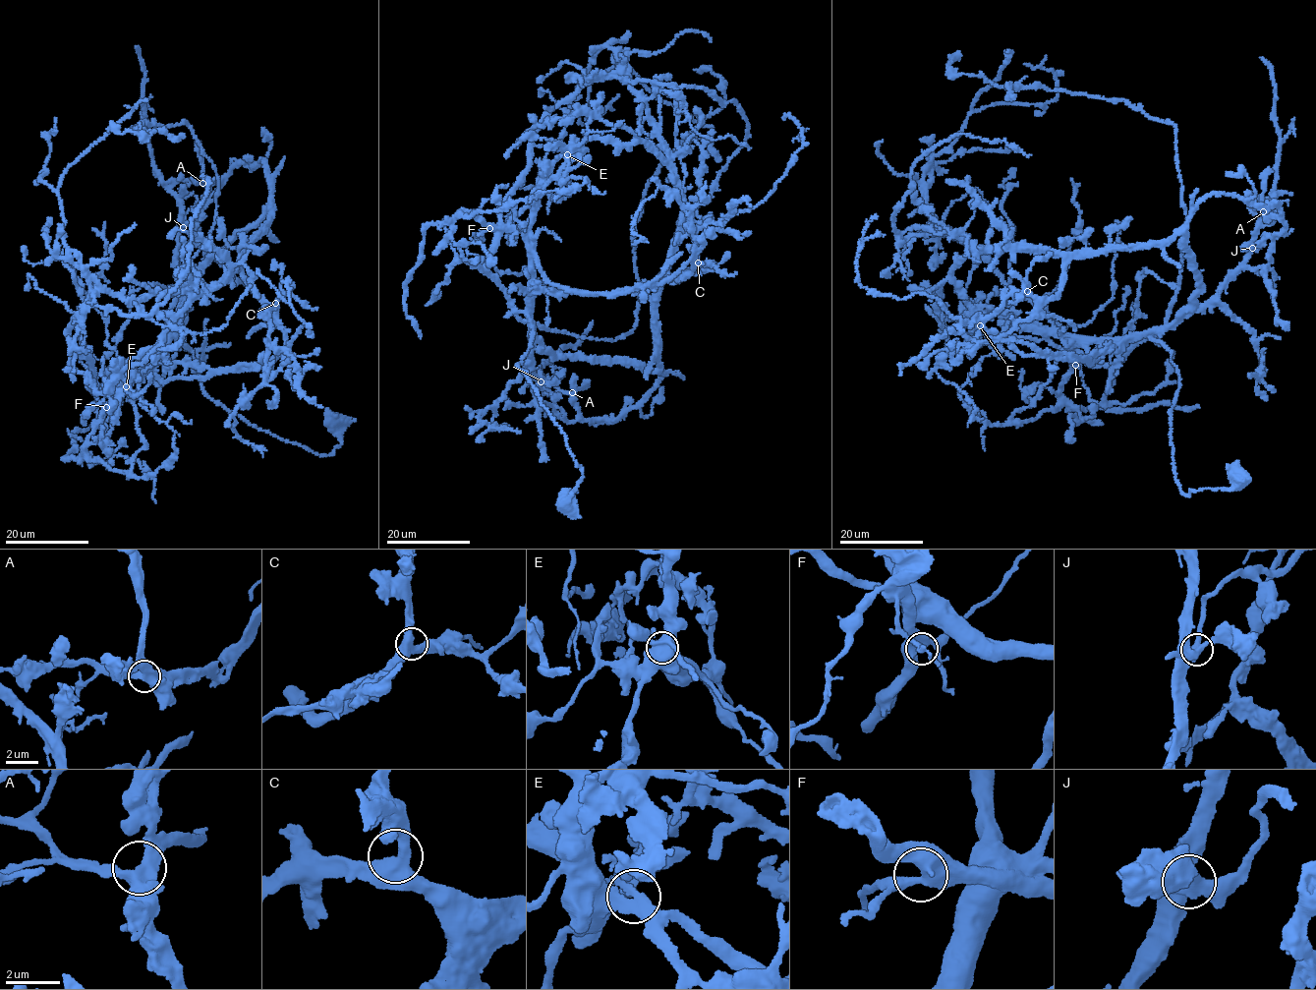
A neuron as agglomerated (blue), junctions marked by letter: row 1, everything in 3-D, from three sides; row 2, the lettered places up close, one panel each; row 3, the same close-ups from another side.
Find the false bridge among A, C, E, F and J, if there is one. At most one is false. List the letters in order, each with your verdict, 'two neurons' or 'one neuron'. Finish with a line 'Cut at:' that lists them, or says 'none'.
A: one neuron
C: one neuron
E: two neurons
F: one neuron
J: one neuron
Cut at: E

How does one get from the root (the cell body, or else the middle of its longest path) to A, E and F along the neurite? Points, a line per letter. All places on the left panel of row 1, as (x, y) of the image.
A: (336, 425), (323, 456), (261, 431), (166, 344), (185, 214), (221, 185), (202, 183)
E: (336, 425), (341, 444), (323, 456), (261, 431), (208, 396), (183, 344), (163, 346), (114, 392), (126, 387)
F: (336, 425), (341, 444), (323, 456), (261, 431), (208, 396), (183, 344), (163, 346), (106, 407)

